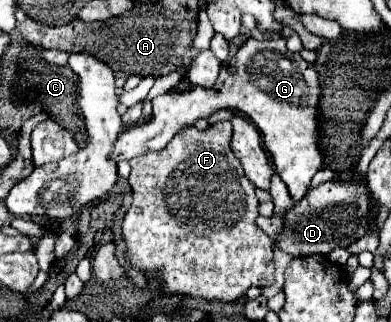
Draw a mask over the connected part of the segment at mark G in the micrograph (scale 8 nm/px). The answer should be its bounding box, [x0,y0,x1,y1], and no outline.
[111,36,323,202]

